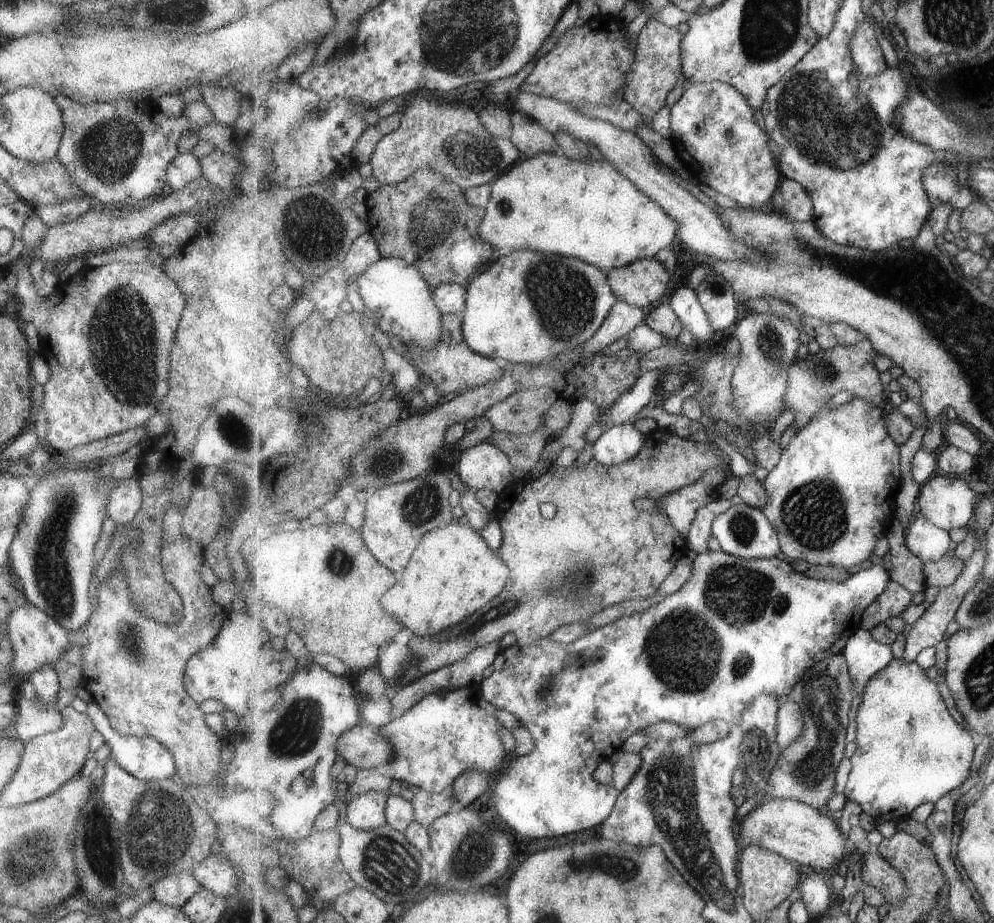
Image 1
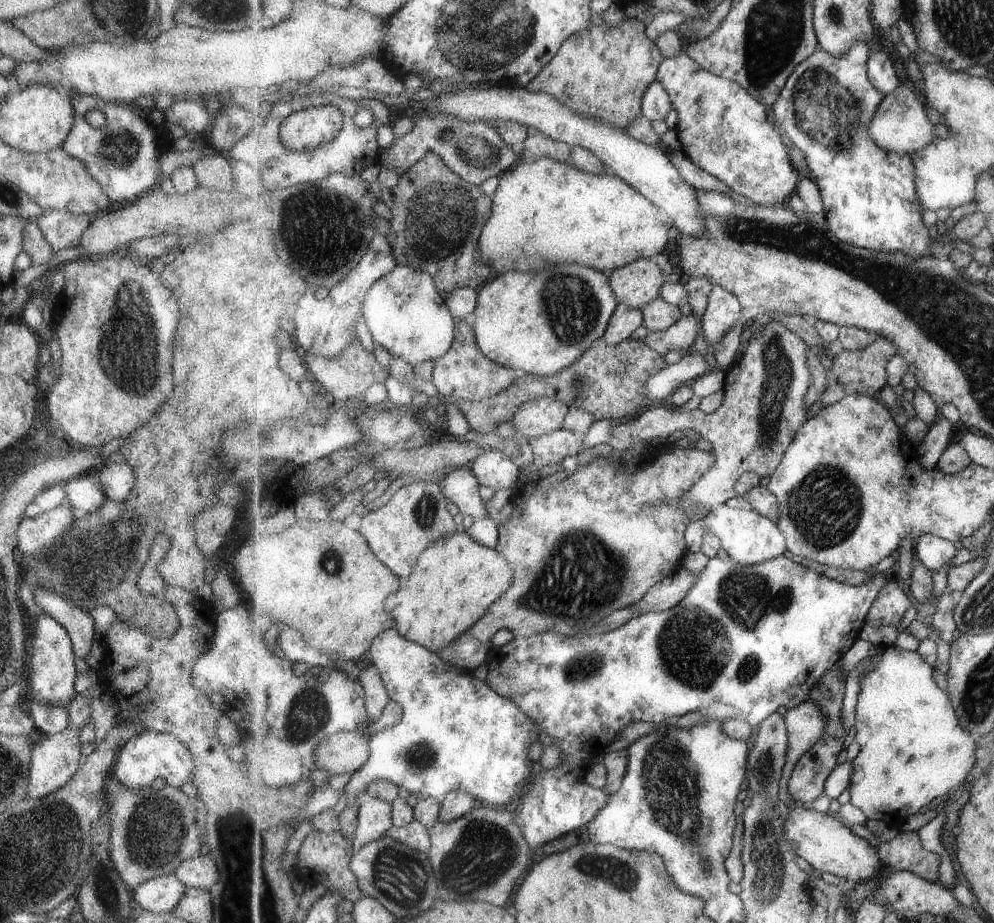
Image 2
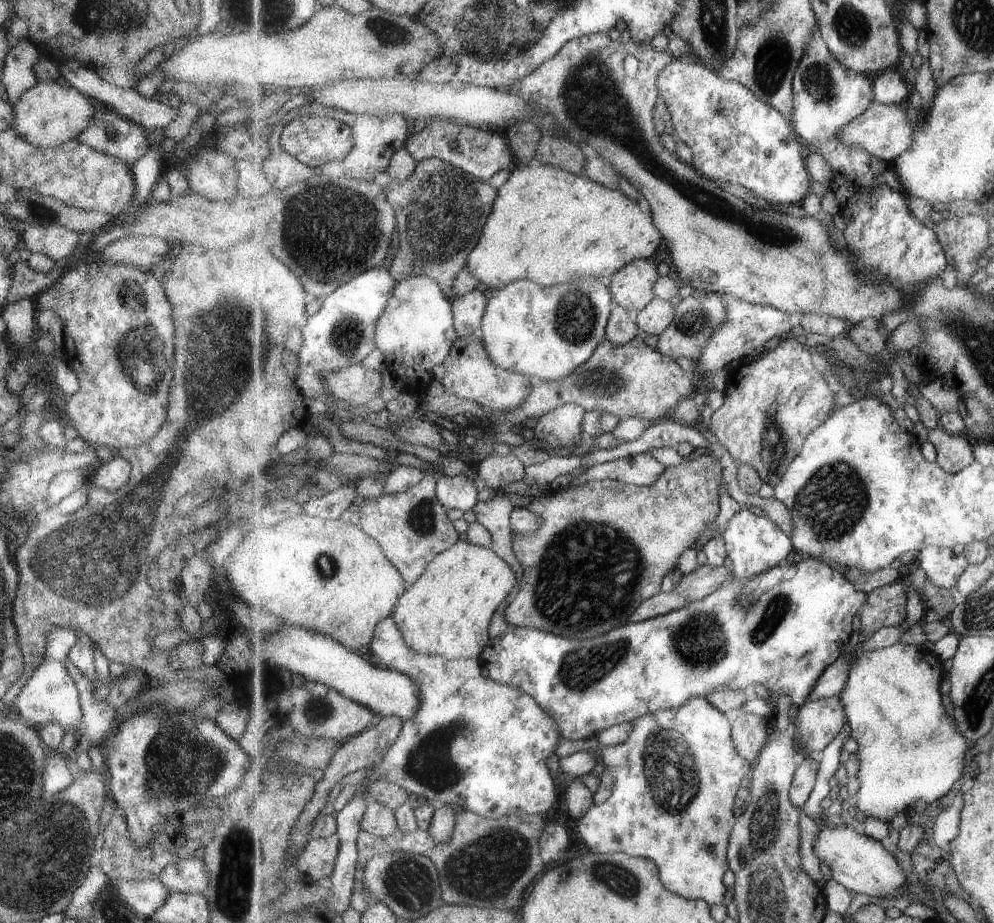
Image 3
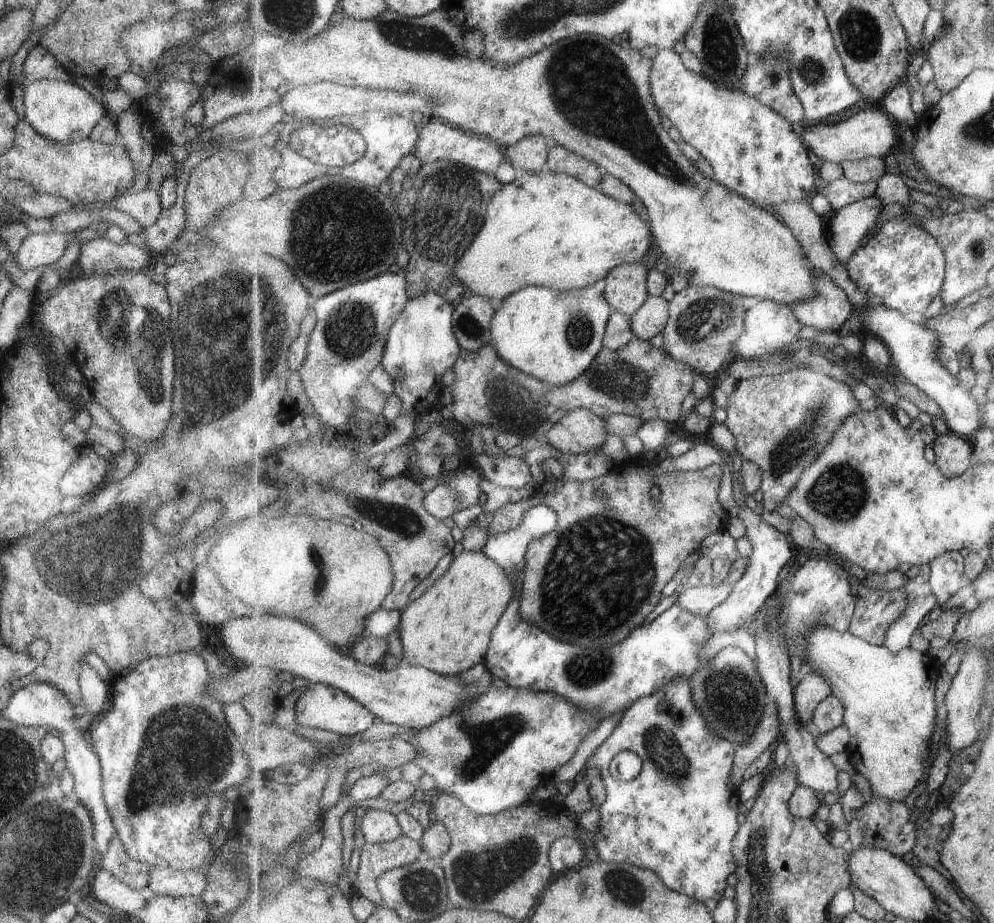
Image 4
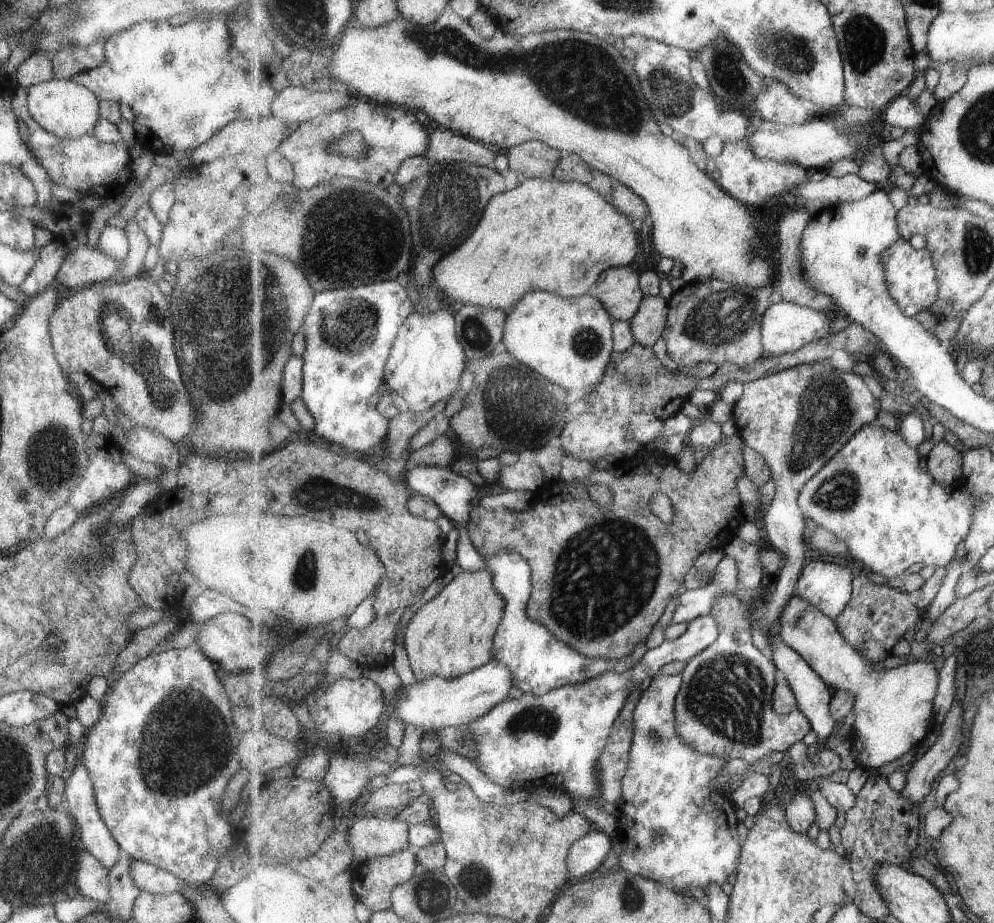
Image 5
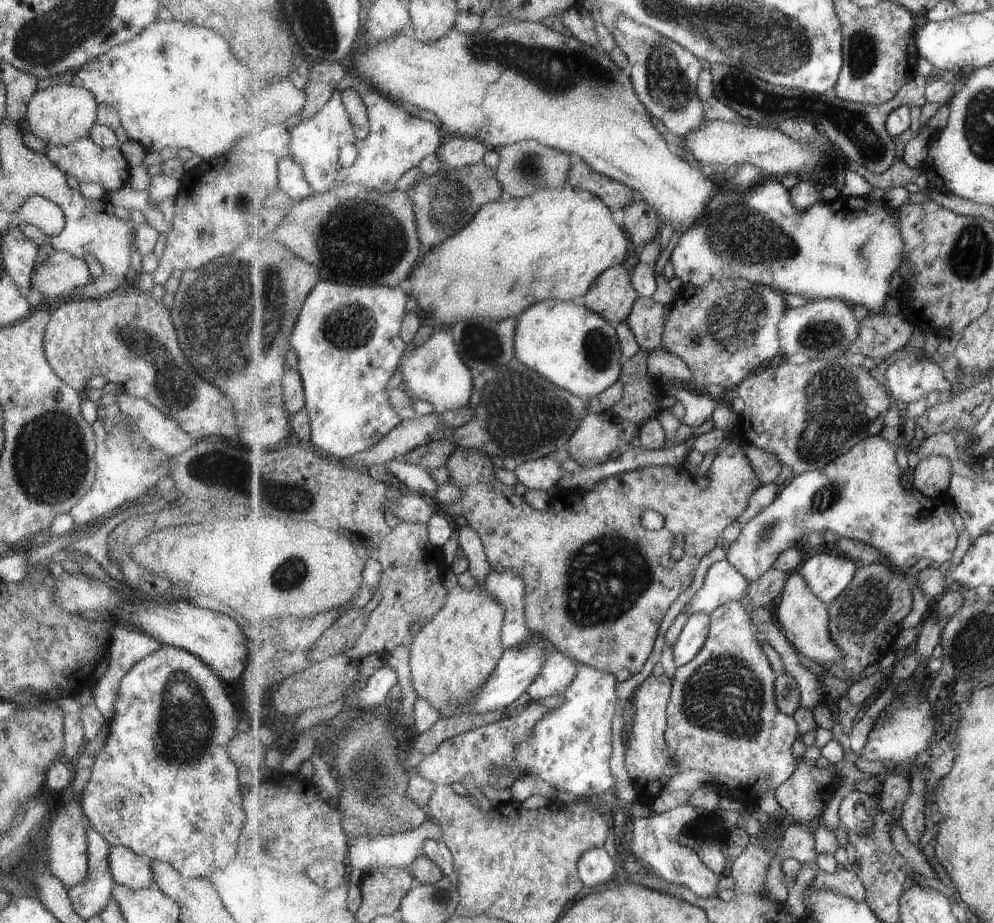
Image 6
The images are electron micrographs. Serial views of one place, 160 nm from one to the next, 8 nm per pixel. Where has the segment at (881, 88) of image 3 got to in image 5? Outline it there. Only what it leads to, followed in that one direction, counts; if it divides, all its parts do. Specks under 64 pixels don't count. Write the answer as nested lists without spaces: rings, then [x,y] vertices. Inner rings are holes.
[[[903,94],[897,98],[888,107],[883,110],[882,122],[887,128],[897,126],[906,130],[917,130],[917,127],[923,128],[926,119],[919,112],[918,105],[911,102]]]

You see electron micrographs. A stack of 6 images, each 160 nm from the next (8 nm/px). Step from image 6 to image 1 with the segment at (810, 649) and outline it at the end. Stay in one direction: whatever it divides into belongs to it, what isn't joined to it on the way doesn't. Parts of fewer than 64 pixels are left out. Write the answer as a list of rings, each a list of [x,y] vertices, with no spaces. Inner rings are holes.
[[[893,659],[878,672],[865,687],[858,708],[858,733],[855,753],[850,758],[852,772],[844,795],[861,806],[862,810],[878,822],[905,821],[921,804],[937,803],[943,796],[960,788],[971,776],[975,760],[975,740],[949,712],[939,686],[927,676],[927,669],[917,661]]]

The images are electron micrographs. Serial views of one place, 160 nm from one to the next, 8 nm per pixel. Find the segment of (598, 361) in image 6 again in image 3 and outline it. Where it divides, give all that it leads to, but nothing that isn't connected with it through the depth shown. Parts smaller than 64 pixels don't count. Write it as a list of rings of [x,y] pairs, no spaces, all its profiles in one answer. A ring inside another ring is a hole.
[[[579,278],[575,282],[569,282],[569,284],[559,284],[559,286],[553,286],[553,288],[545,288],[545,286],[539,286],[531,280],[519,280],[519,282],[513,282],[505,288],[499,289],[497,292],[492,291],[490,294],[489,304],[486,308],[486,313],[483,319],[482,327],[480,328],[481,337],[484,340],[485,348],[490,354],[490,357],[504,369],[511,369],[520,372],[524,375],[529,375],[536,380],[543,381],[556,381],[562,378],[568,377],[573,371],[584,365],[589,358],[596,352],[597,347],[606,340],[606,328],[608,325],[611,311],[615,308],[616,303],[614,296],[609,286],[601,284],[599,279],[587,279]]]

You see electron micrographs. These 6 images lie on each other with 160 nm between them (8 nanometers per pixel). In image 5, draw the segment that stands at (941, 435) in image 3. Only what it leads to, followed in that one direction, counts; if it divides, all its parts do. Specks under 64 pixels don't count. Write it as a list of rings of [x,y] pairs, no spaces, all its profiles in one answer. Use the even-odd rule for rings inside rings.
[[[946,440],[933,446],[927,454],[927,470],[943,486],[951,486],[961,479],[964,472],[963,452]]]

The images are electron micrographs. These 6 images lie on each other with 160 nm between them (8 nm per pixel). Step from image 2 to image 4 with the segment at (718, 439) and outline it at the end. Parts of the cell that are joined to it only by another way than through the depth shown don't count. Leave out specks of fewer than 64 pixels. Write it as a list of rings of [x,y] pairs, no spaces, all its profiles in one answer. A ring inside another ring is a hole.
[[[792,366],[782,375],[763,375],[739,382],[737,390],[728,397],[727,428],[737,437],[740,454],[744,460],[756,462],[763,469],[763,508],[776,512],[779,504],[797,488],[803,473],[810,467],[831,442],[837,428],[841,428],[848,418],[861,411],[859,400],[851,387],[836,378],[819,371],[800,366]]]

